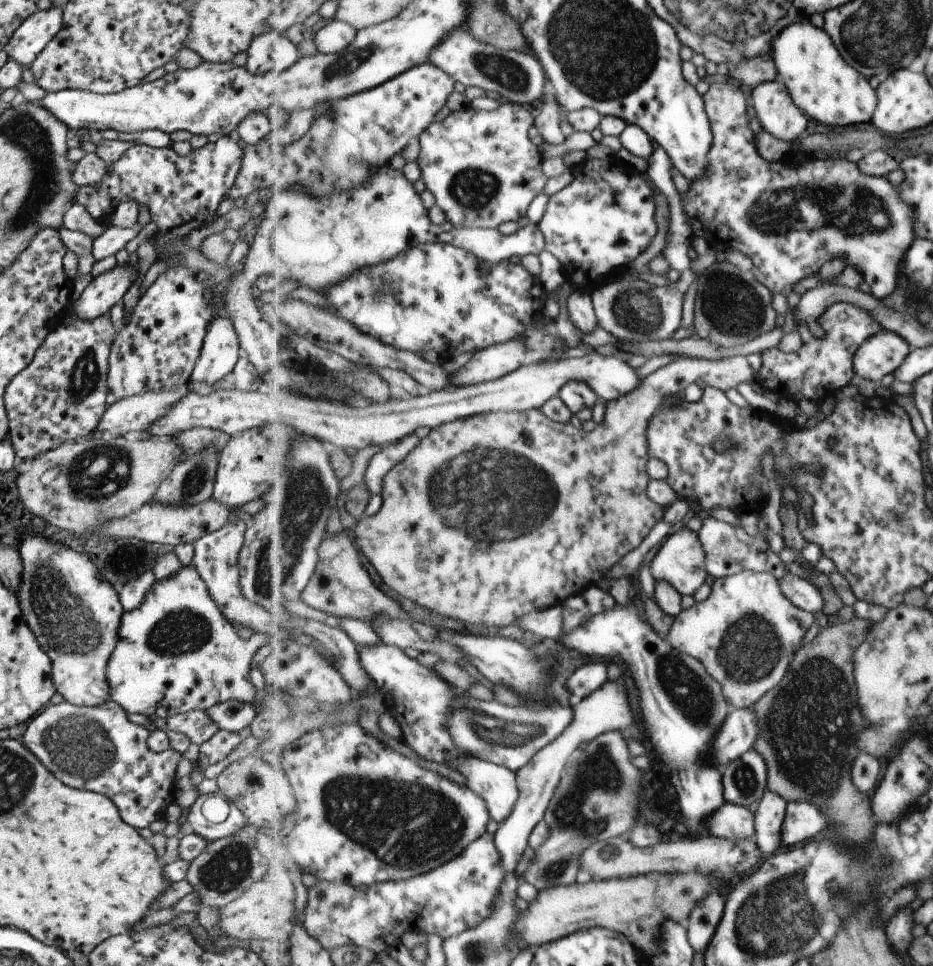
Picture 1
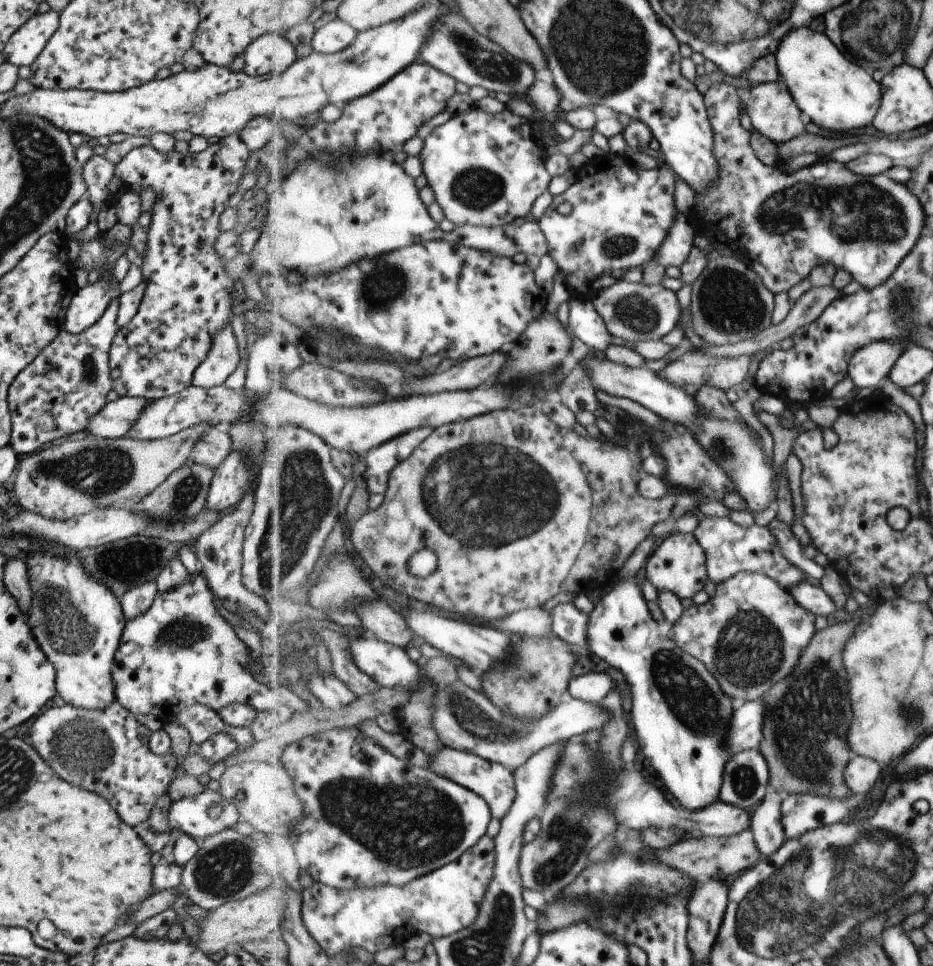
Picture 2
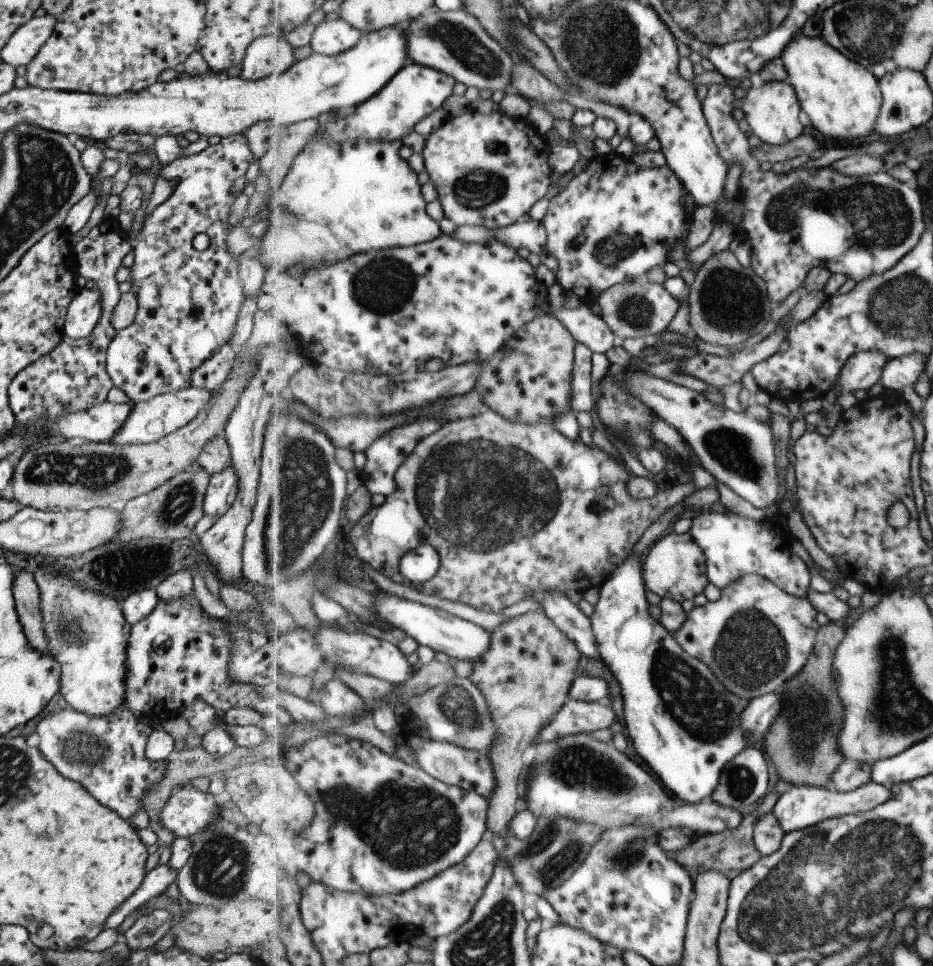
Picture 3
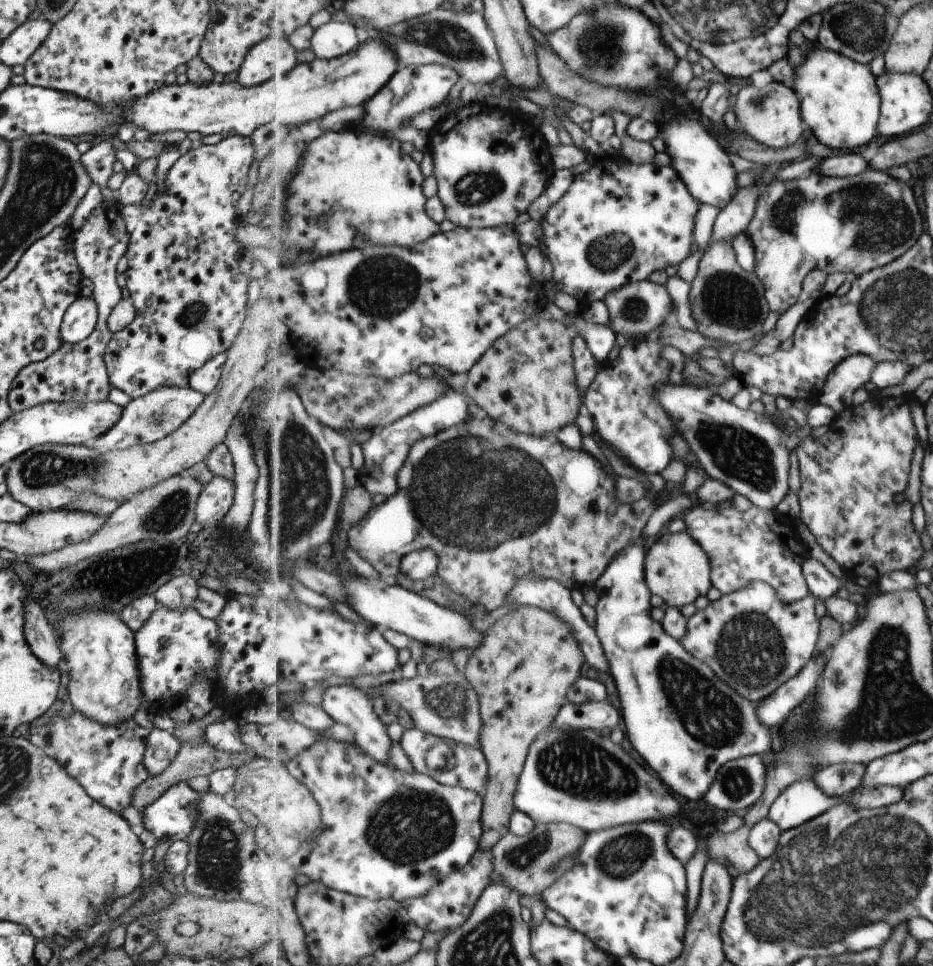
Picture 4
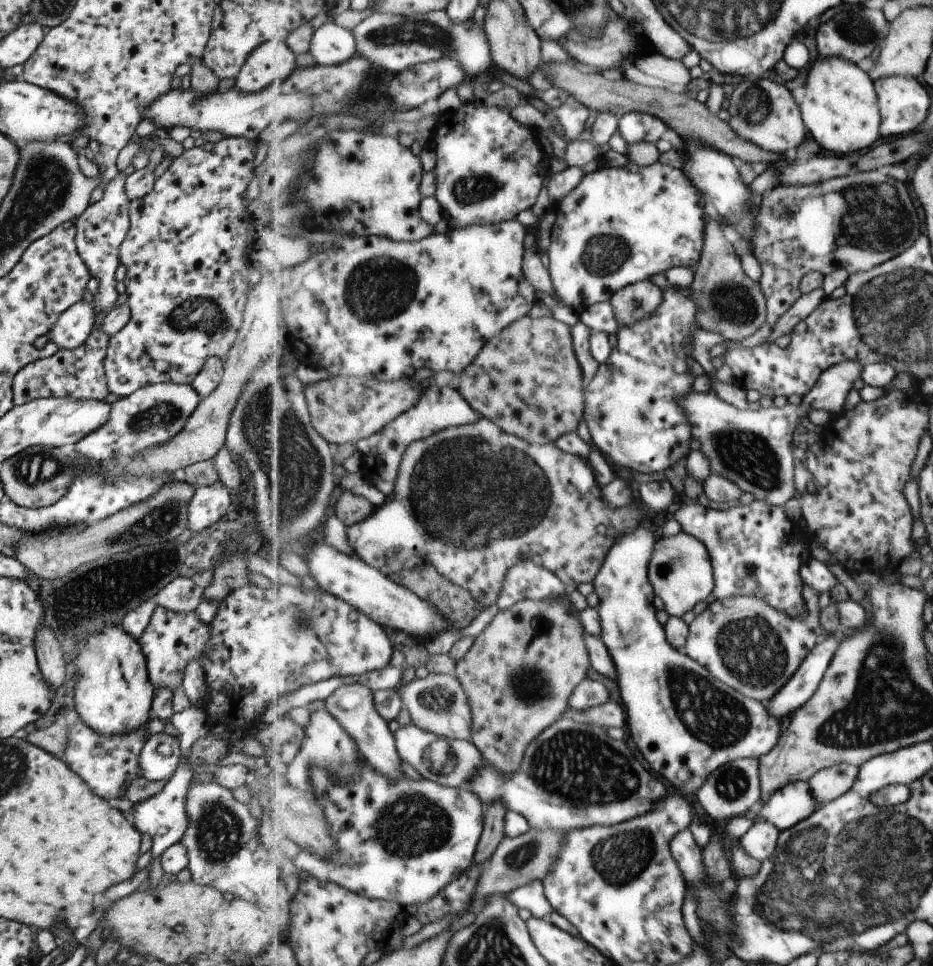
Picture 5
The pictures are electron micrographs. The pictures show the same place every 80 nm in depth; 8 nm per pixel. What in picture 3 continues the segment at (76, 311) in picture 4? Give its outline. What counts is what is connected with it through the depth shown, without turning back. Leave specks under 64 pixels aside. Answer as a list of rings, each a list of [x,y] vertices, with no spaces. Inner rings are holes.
[[[83,287],[67,308],[62,335],[73,340],[89,336],[100,315],[99,292]]]

